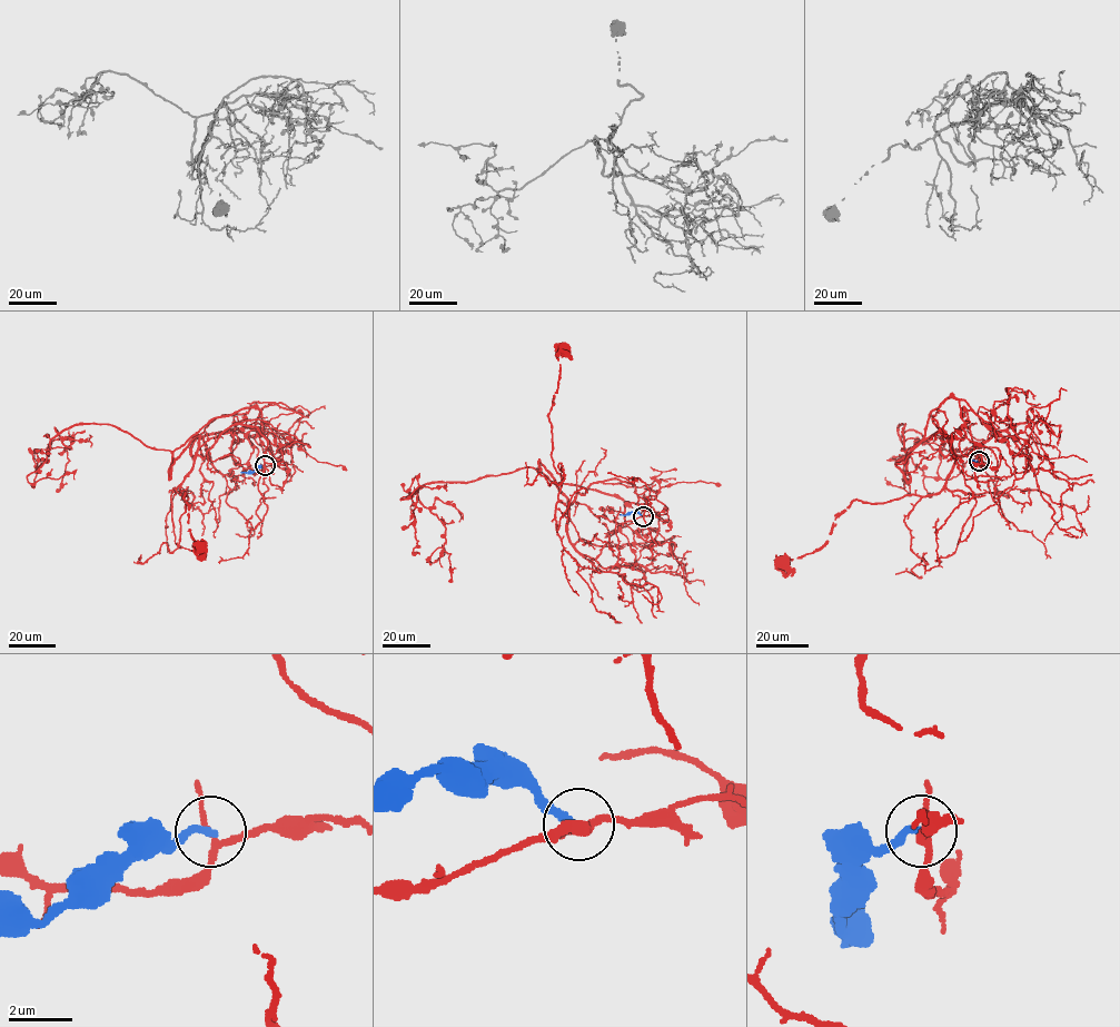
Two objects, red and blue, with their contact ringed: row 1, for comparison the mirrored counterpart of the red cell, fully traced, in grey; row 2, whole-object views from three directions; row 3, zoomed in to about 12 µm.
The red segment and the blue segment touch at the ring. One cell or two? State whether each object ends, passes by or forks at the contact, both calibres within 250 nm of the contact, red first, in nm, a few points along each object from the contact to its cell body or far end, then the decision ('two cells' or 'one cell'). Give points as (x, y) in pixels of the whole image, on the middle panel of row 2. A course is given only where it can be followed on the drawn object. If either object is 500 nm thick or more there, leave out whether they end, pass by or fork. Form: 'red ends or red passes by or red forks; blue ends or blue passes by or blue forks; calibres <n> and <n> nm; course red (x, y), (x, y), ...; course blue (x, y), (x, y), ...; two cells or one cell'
red forks; blue ends; calibres 160 and 260 nm; course red (642, 516), (617, 523), (585, 504), (567, 510), (558, 499), (548, 413), (565, 349); course blue (642, 516), (635, 512), (620, 514); two cells

